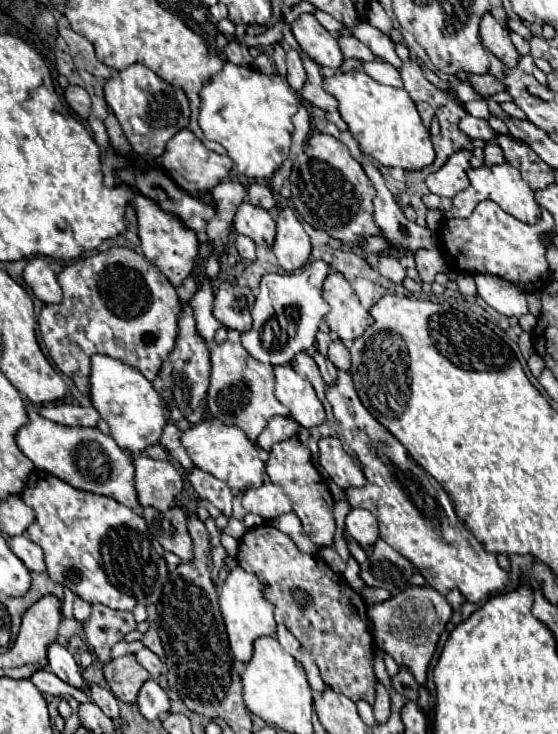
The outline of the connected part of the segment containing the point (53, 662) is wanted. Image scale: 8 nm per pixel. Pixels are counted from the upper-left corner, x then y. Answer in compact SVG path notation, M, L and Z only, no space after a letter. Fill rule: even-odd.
M52 643L48 647L48 667L52 669L54 675L58 675L64 683L86 691L86 681L80 673L80 667L76 665L74 657L64 649L60 643Z

